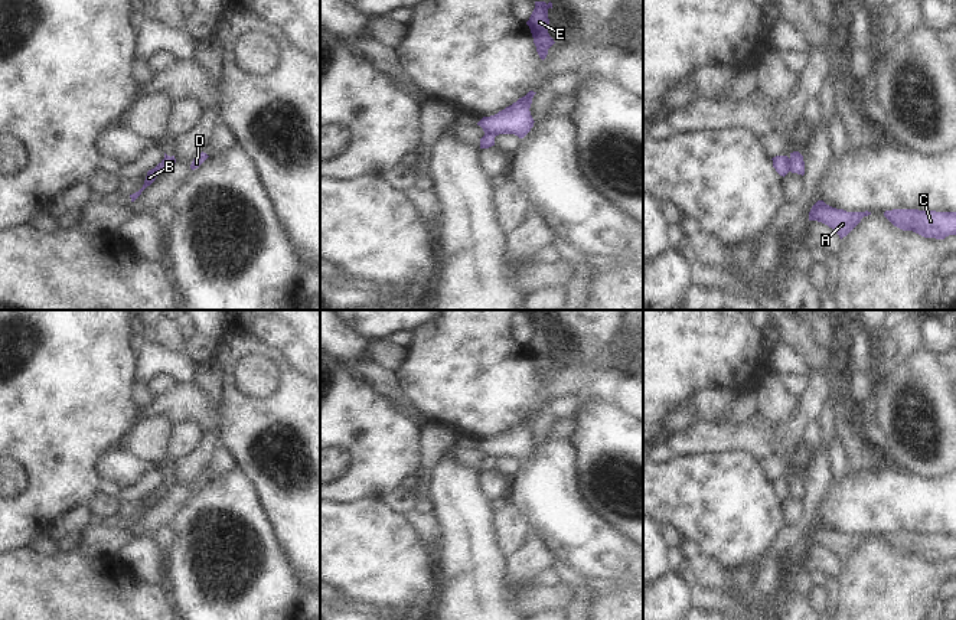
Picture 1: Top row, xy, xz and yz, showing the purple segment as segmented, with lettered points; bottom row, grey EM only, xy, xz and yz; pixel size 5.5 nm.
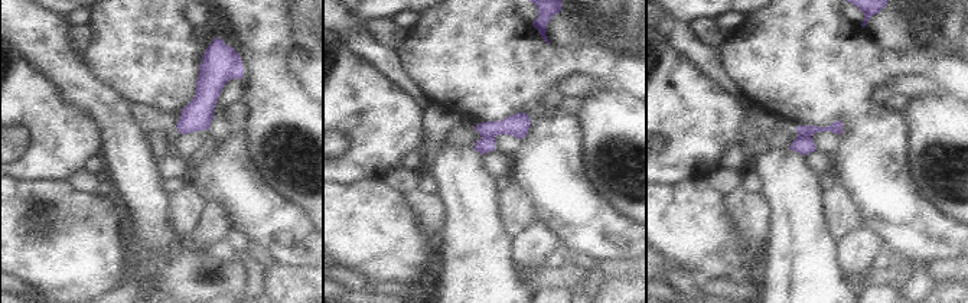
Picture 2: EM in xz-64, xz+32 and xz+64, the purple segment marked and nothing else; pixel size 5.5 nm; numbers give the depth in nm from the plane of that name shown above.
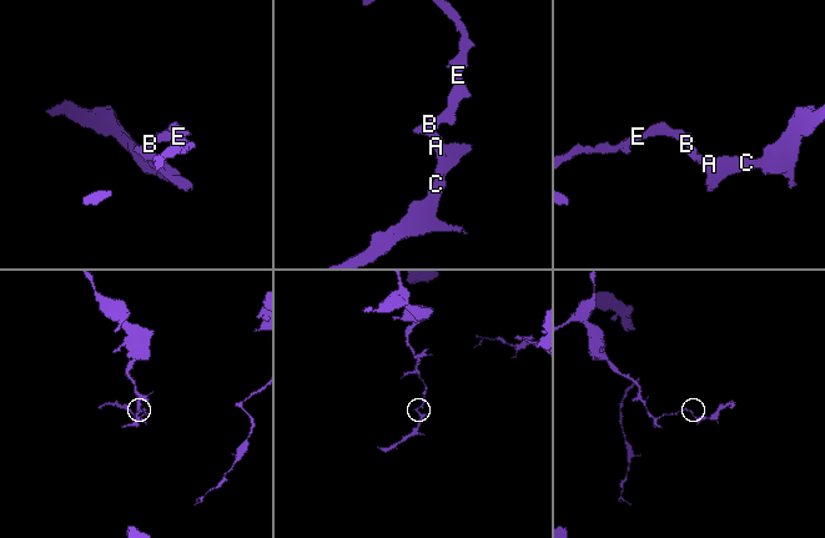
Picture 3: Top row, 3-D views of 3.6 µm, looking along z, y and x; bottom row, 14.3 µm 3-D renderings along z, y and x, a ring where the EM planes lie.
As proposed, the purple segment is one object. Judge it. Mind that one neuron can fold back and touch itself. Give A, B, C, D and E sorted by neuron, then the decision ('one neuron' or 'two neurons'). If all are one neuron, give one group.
A B C / D E | two neurons

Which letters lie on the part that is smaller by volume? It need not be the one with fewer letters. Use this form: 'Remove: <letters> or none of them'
Remove: A, B, C

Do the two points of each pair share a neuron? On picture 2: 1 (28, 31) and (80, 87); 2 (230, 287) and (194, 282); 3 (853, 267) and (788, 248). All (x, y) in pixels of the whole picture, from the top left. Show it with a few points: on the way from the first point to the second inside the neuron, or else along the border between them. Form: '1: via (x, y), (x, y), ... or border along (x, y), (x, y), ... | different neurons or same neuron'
1: via (42, 45), (67, 72) | same neuron
2: via (221, 284), (202, 283) | same neuron
3: border along (837, 240), (836, 261), (841, 273), (851, 283) | different neurons

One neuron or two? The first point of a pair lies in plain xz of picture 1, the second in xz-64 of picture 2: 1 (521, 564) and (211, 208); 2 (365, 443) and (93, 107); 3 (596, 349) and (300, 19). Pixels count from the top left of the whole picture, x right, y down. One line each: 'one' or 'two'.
1: one
2: two
3: two

